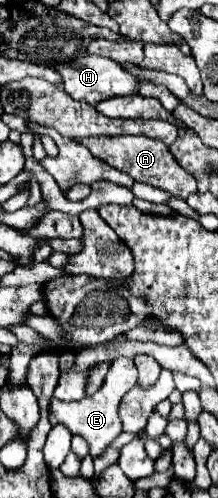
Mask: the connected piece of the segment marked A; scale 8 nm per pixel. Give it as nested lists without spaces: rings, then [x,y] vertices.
[[[87,137],[85,141],[79,141],[85,145],[97,159],[105,161],[107,165],[131,175],[135,181],[149,183],[153,187],[159,187],[173,197],[187,199],[191,193],[197,193],[197,181],[171,157],[167,145],[157,139],[149,137]]]

